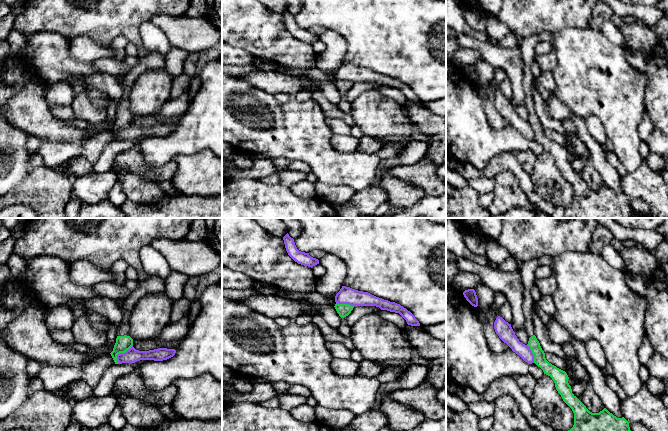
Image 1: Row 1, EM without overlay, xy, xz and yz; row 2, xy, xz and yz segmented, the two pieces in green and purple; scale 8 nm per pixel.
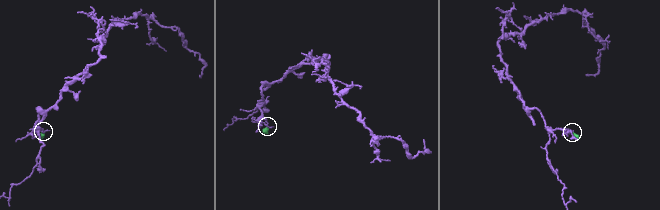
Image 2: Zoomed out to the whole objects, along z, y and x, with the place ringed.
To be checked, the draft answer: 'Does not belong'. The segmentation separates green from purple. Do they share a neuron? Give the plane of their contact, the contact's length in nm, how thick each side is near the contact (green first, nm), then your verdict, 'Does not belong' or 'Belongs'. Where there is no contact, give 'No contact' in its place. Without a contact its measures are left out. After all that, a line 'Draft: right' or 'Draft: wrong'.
Touches green in xy. Shared border 200 nm. Thickness 130 nm (green) against 120 nm. Does not belong
Draft: right

